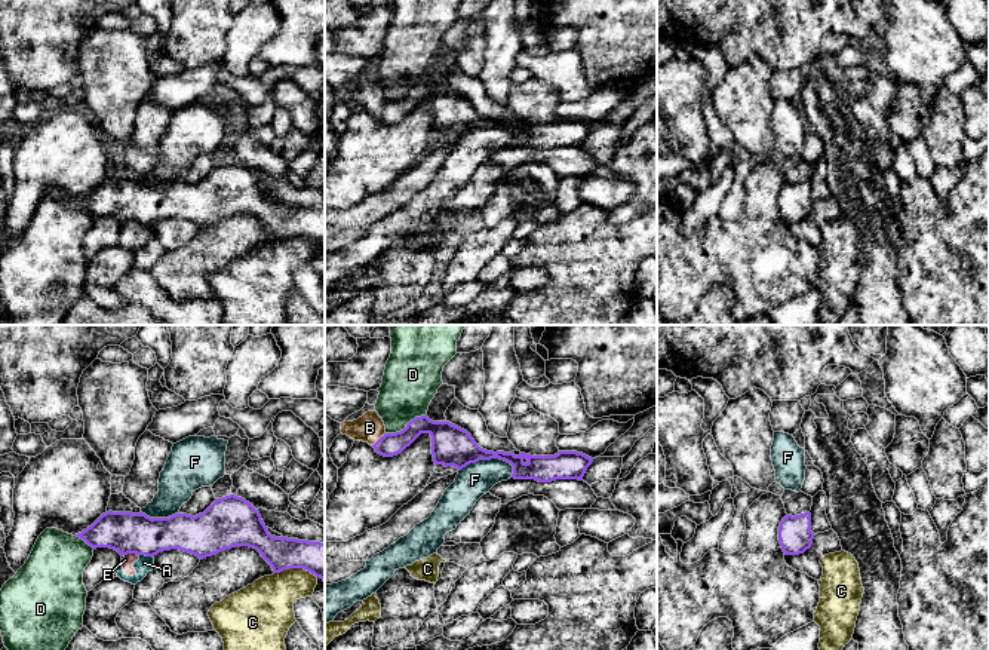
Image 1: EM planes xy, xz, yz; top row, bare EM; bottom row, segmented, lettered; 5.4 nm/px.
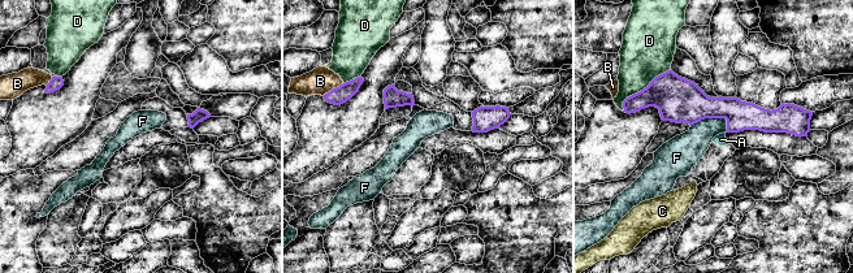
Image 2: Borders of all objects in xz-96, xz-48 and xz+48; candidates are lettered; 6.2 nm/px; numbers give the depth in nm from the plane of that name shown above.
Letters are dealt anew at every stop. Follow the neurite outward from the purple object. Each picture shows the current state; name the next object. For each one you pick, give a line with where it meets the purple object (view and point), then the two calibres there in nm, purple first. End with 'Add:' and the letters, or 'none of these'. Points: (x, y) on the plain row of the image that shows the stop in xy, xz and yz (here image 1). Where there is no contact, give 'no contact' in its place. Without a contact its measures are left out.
B: contact xz (378, 107); calibres 120 and 160 nm
Add: B

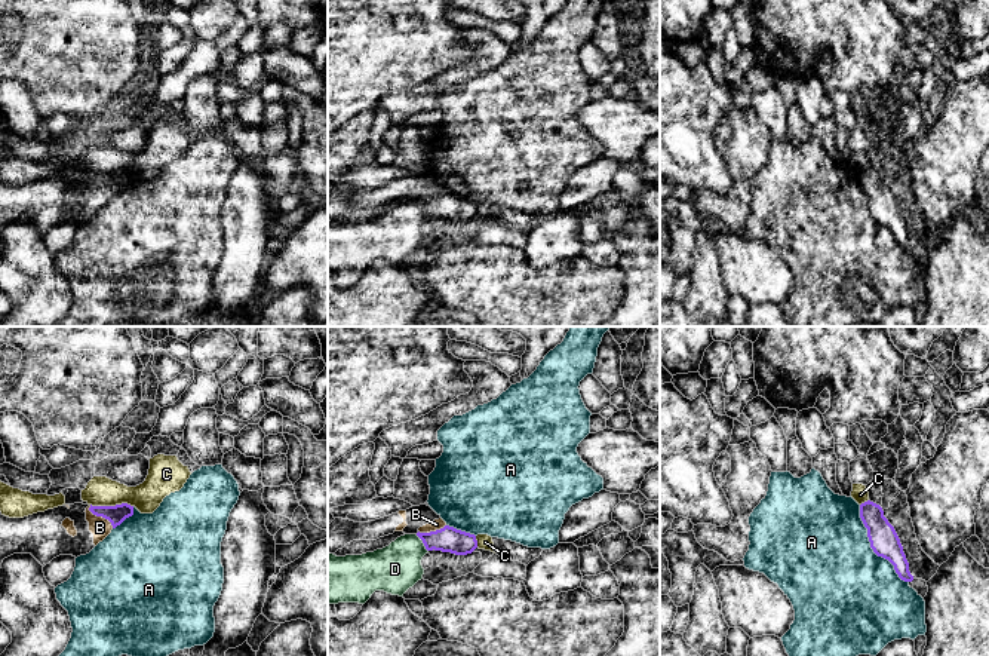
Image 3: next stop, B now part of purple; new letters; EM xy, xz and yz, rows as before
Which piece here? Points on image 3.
B: contact xy (100, 183); calibres 100 and 110 nm
Add: B

